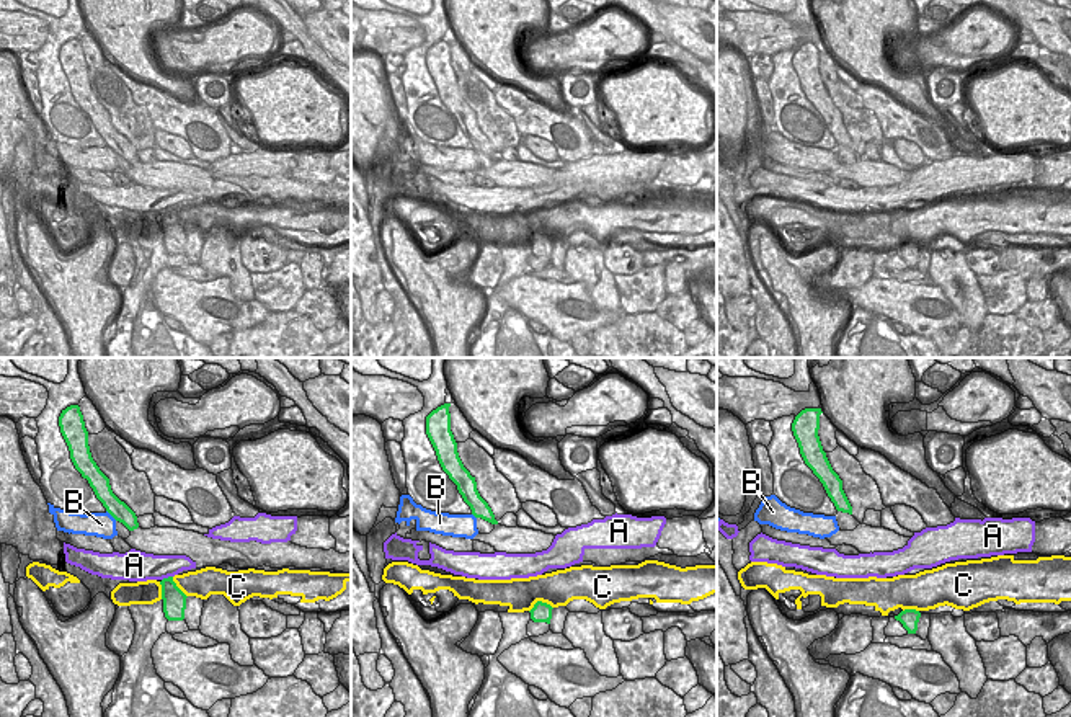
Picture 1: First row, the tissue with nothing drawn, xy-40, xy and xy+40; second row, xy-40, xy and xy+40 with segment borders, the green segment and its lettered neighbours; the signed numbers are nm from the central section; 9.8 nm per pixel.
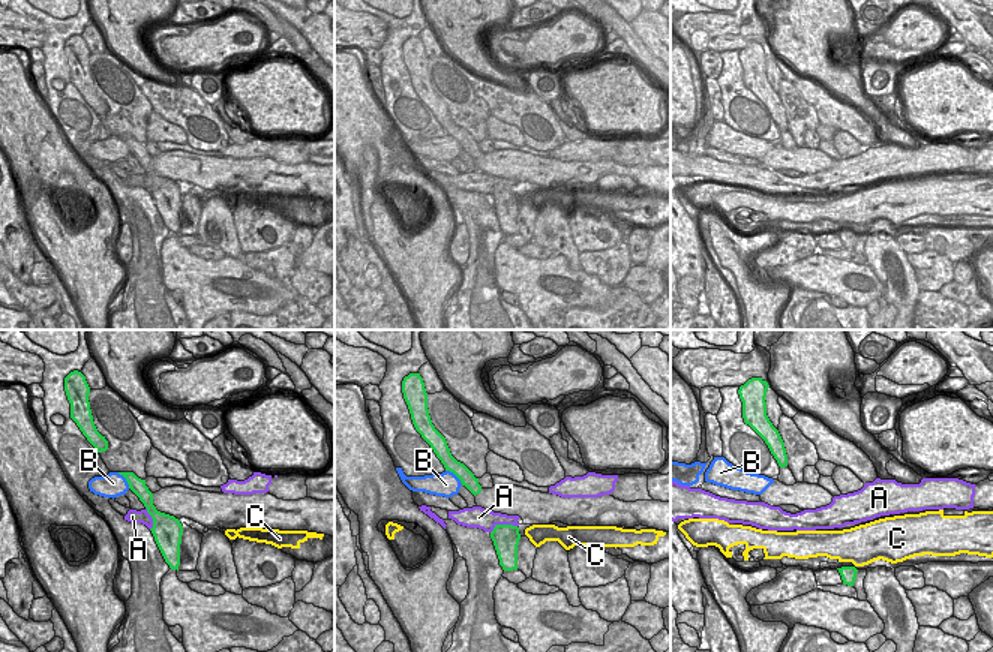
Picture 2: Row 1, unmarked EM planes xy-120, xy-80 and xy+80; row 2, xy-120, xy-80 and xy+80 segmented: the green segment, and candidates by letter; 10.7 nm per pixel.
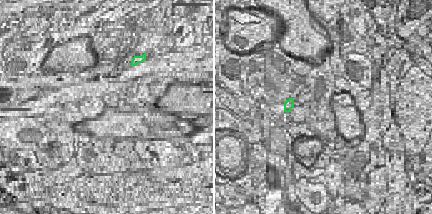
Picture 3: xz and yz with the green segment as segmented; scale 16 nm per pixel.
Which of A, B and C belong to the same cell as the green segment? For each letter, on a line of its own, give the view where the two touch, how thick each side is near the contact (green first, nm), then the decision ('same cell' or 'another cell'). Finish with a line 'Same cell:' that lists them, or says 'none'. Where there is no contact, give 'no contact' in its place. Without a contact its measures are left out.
A: contact in xy-40; calibres 220 and 260 nm; another cell
B: contact in xy-40; calibres 180 and 260 nm; another cell
C: contact in xy; calibres 190 and 340 nm; another cell
Same cell: none

